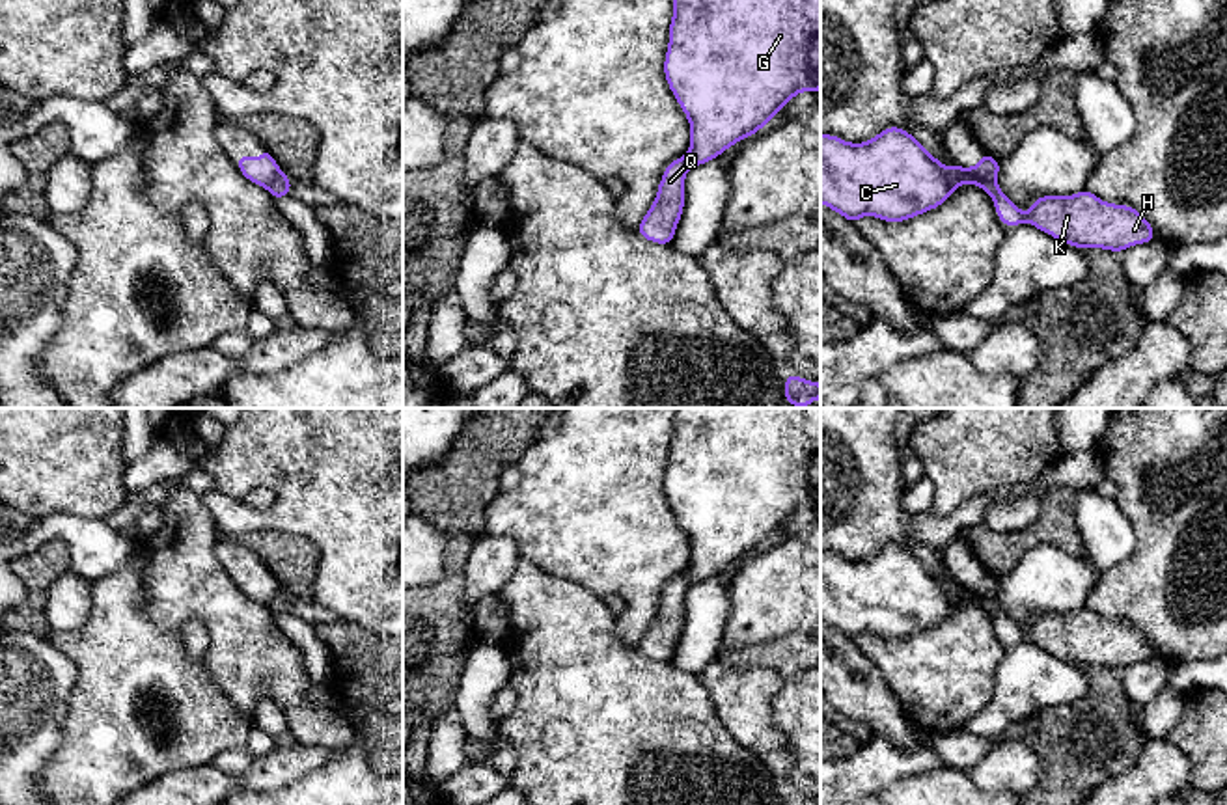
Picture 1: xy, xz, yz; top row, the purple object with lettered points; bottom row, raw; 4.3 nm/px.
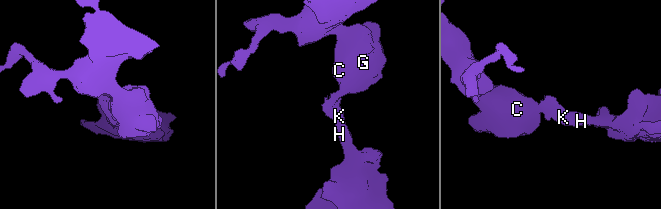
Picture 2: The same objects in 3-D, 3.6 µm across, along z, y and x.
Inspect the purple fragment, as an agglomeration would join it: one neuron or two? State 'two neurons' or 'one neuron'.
two neurons

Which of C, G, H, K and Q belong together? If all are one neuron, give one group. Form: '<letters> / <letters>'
C G / H K Q

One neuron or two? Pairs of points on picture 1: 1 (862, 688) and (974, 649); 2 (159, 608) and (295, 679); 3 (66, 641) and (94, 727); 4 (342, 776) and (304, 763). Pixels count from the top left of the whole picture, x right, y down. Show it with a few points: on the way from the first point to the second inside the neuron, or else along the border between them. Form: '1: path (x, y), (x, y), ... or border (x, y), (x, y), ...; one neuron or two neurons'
1: border (858, 645), (909, 718); two neurons
2: path (193, 608), (215, 608), (261, 654); one neuron
3: path (86, 662), (94, 669), (94, 707); one neuron
4: border (330, 753), (319, 766), (286, 785); two neurons

